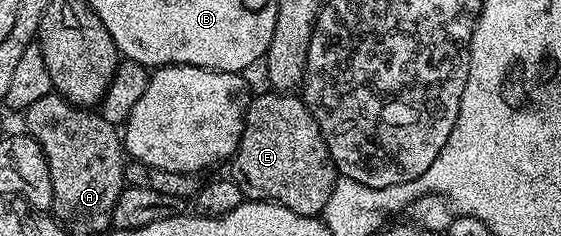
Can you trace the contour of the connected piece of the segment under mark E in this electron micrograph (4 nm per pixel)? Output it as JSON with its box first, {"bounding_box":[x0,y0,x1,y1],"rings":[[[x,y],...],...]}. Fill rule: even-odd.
{"bounding_box":[229,92,337,218],"rings":[[[266,92],[260,98],[252,97],[247,103],[247,115],[243,121],[243,135],[239,141],[239,149],[235,152],[235,157],[230,159],[229,170],[230,177],[235,179],[235,182],[241,188],[244,199],[253,202],[277,202],[280,206],[289,208],[293,212],[297,212],[306,218],[322,215],[325,204],[329,200],[329,192],[333,192],[337,171],[333,160],[329,156],[329,148],[325,144],[325,140],[321,136],[321,128],[317,128],[317,120],[313,120],[313,116],[309,112],[309,108],[303,103],[302,97],[296,96],[291,92]]]}

